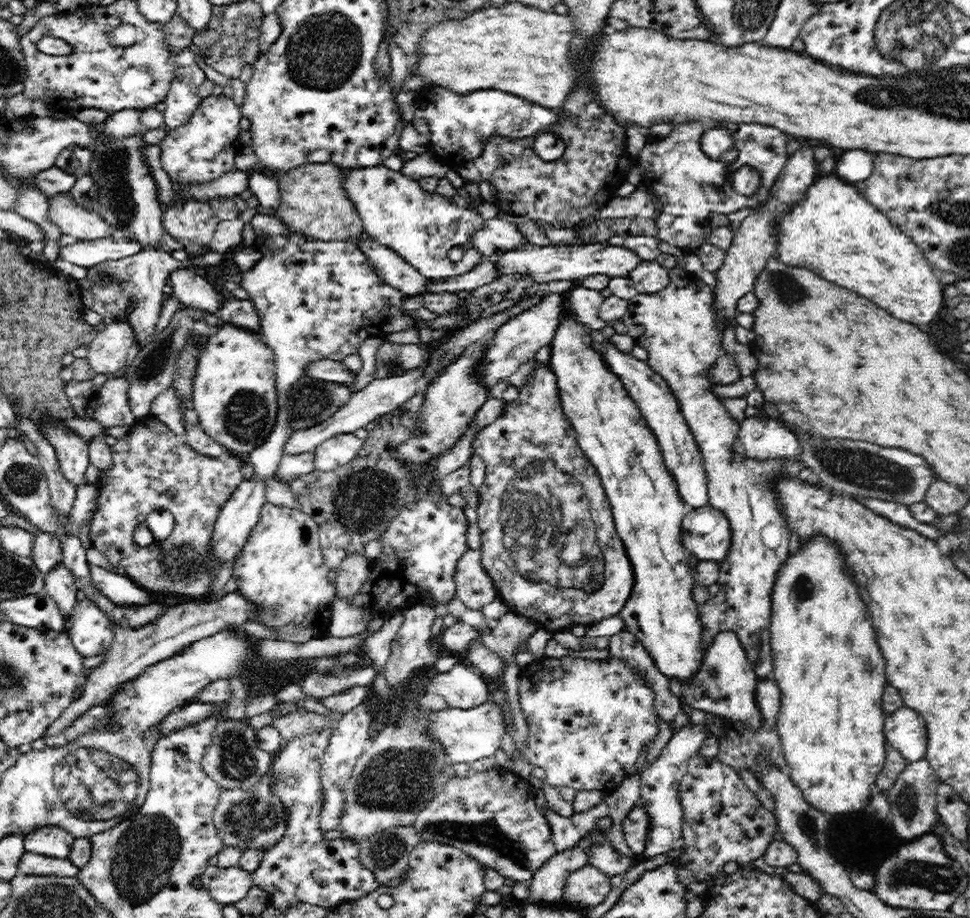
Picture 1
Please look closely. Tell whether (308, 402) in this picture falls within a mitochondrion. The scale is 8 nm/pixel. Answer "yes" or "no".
yes

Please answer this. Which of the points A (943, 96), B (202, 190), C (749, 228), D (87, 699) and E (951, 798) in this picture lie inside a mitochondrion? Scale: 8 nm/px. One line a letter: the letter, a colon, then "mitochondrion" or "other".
A: mitochondrion
B: other
C: other
D: other
E: other

